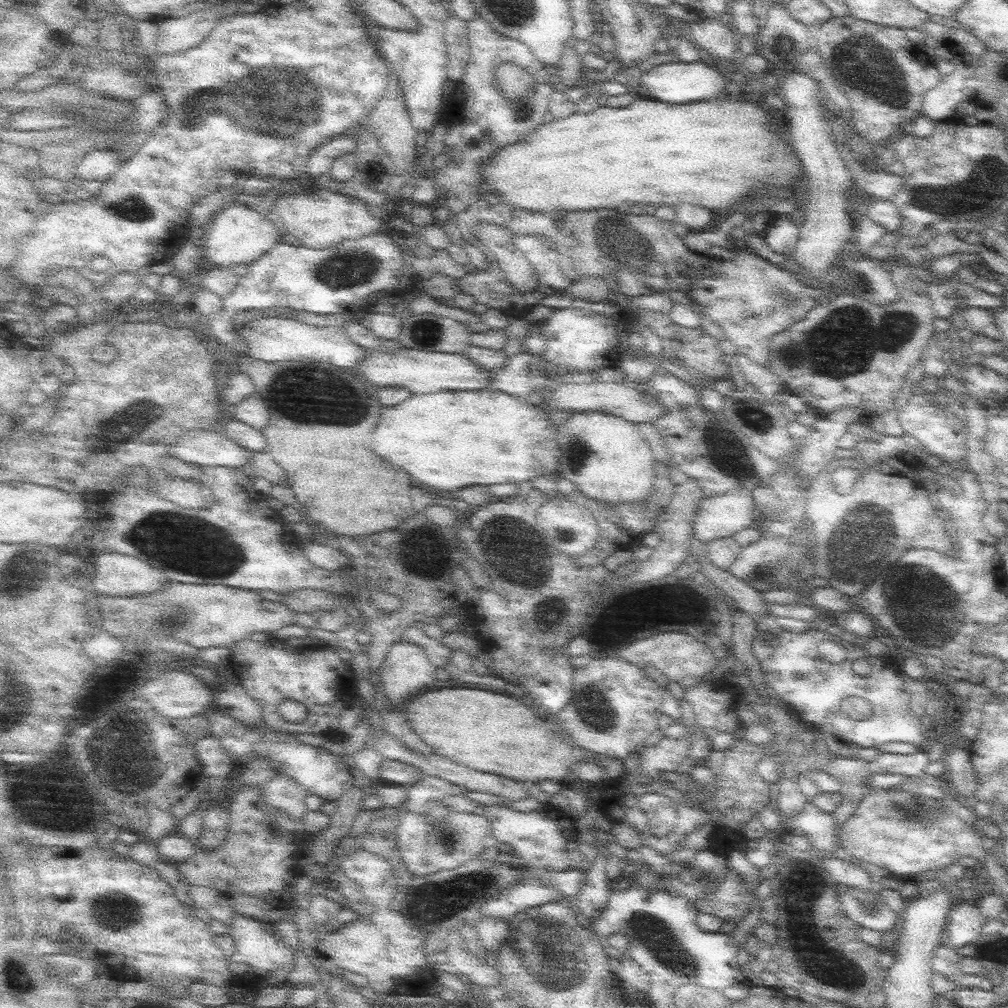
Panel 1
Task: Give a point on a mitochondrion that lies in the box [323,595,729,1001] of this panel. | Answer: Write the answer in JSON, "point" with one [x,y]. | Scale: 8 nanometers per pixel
{"point":[557,966]}

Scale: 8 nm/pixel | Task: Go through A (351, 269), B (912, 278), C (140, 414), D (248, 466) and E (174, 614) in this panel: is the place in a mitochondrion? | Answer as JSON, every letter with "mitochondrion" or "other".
{"A":"mitochondrion","B":"other","C":"mitochondrion","D":"other","E":"mitochondrion"}

